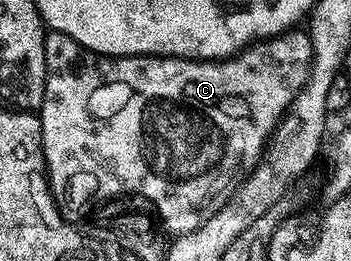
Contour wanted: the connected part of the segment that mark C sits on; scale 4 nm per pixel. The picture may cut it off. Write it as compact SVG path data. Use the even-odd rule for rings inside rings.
M287 30L281 36L259 40L249 48L242 49L238 55L228 56L224 60L181 60L179 56L101 56L80 46L75 40L68 38L68 34L47 31L44 42L46 89L40 109L42 153L45 155L47 179L51 191L66 213L67 219L72 222L77 221L77 212L84 211L87 206L122 194L139 192L142 197L148 198L154 204L157 217L169 233L181 234L198 228L214 210L223 207L228 199L227 194L237 188L244 177L258 165L266 141L270 139L270 133L278 127L279 120L286 115L286 109L290 107L299 90L306 85L314 55L309 31L298 31Z

